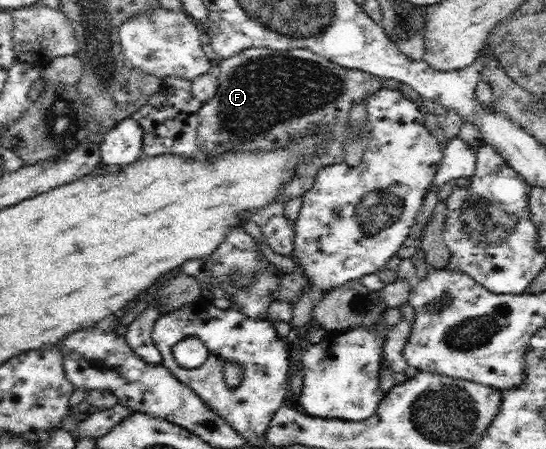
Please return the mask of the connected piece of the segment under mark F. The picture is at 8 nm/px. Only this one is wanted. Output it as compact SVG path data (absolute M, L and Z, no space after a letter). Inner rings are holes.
M249 47L229 59L221 59L215 72L217 93L198 111L196 139L209 159L225 151L269 151L273 147L285 147L303 137L299 133L313 133L315 129L331 133L329 145L296 167L292 180L281 188L278 198L268 206L250 211L251 219L259 225L270 248L285 257L291 256L295 220L285 215L285 203L305 195L322 166L344 162L349 109L355 103L365 102L381 88L383 79L360 69L341 67L307 48L281 51Z

